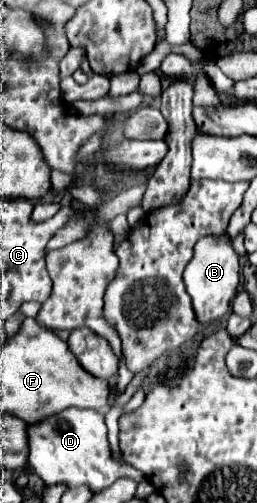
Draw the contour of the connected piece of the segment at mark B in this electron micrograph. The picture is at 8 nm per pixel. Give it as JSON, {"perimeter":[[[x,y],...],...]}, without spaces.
{"perimeter":[[[208,236],[196,242],[194,256],[188,262],[188,268],[184,270],[184,282],[192,298],[196,320],[200,324],[212,324],[230,312],[230,302],[236,296],[238,288],[238,272],[240,272],[238,258],[240,256],[234,252],[228,236],[218,236],[218,238]]]}

